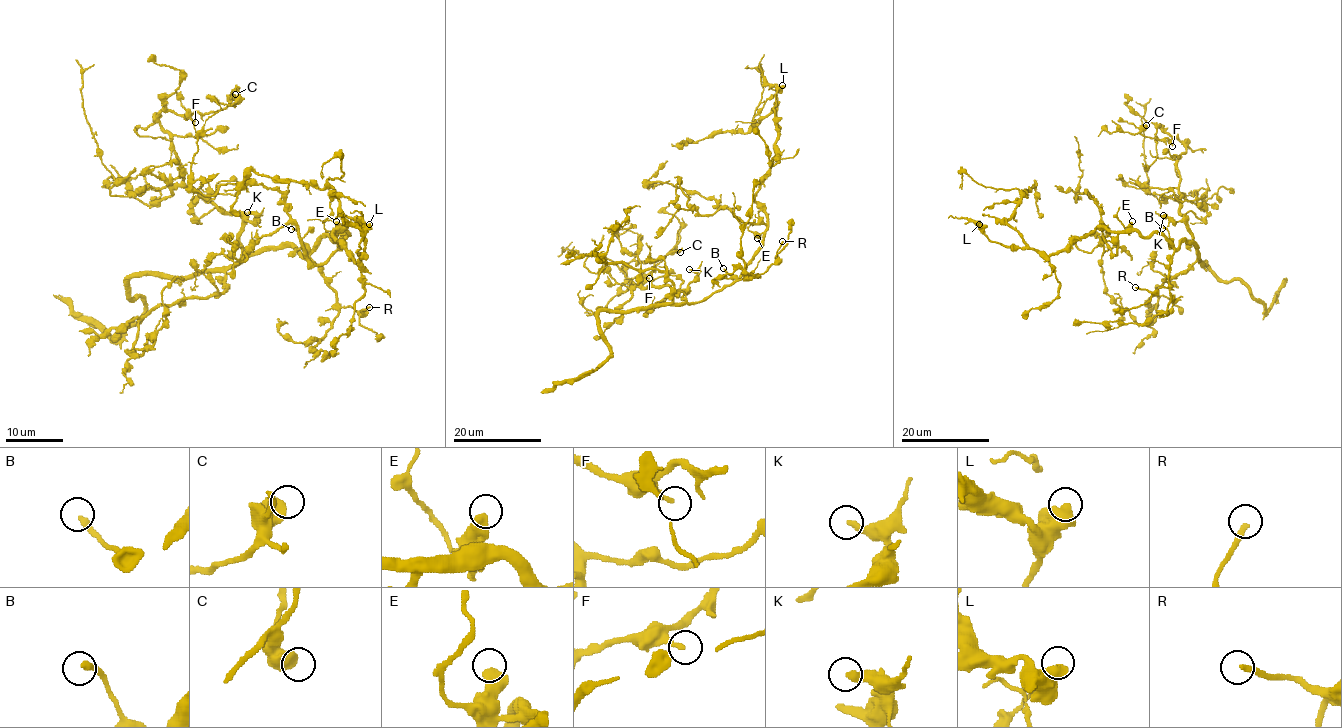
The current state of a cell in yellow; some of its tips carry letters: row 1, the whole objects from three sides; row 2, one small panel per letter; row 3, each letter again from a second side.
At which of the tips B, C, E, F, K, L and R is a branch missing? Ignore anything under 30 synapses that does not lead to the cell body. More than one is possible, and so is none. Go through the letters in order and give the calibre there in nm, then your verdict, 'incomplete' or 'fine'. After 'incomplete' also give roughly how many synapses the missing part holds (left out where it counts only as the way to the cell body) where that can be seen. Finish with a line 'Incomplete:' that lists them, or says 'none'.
B: 280 nm | incomplete | 30 syn
C: 600 nm | fine
E: 600 nm | fine
F: 180 nm | fine
K: 320 nm | incomplete | 50 syn
L: 550 nm | fine
R: 240 nm | fine
Incomplete: B, K

